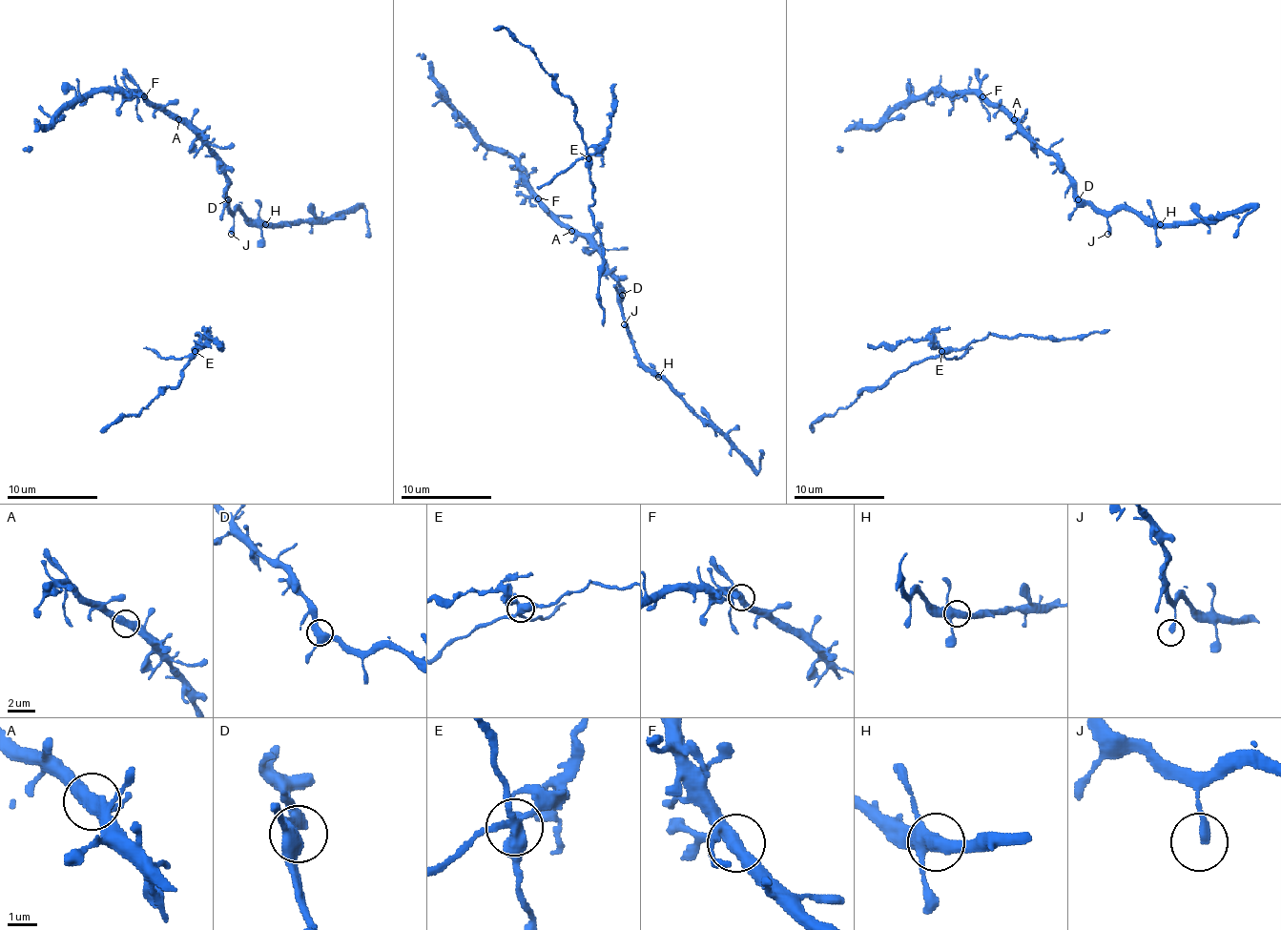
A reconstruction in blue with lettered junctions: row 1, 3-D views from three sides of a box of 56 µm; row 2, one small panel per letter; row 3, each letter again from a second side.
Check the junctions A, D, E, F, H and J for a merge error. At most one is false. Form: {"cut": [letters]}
{"cut": ["E"]}

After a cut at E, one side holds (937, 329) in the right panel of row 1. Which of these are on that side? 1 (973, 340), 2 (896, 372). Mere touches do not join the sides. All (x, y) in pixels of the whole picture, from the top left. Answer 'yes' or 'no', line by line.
1: no
2: no

